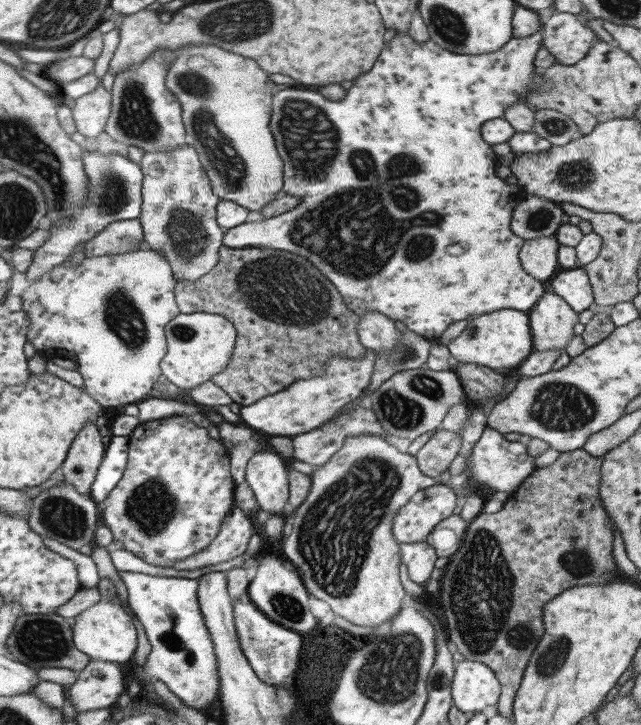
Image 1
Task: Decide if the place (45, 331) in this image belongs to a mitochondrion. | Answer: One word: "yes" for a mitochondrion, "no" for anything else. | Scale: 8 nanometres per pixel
no

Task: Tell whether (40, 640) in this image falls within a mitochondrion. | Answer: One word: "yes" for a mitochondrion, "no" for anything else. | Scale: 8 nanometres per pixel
yes

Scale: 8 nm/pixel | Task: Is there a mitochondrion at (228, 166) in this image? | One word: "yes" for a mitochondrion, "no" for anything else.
yes

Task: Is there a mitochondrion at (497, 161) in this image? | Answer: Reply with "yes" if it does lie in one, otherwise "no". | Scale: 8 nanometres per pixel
no

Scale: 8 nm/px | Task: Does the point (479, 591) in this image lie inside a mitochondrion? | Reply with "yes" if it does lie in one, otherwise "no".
yes

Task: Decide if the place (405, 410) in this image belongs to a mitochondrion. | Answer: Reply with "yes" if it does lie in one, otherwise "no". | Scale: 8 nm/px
yes

